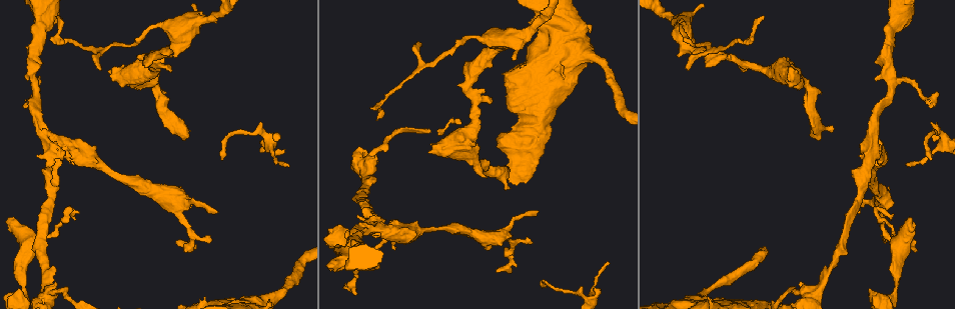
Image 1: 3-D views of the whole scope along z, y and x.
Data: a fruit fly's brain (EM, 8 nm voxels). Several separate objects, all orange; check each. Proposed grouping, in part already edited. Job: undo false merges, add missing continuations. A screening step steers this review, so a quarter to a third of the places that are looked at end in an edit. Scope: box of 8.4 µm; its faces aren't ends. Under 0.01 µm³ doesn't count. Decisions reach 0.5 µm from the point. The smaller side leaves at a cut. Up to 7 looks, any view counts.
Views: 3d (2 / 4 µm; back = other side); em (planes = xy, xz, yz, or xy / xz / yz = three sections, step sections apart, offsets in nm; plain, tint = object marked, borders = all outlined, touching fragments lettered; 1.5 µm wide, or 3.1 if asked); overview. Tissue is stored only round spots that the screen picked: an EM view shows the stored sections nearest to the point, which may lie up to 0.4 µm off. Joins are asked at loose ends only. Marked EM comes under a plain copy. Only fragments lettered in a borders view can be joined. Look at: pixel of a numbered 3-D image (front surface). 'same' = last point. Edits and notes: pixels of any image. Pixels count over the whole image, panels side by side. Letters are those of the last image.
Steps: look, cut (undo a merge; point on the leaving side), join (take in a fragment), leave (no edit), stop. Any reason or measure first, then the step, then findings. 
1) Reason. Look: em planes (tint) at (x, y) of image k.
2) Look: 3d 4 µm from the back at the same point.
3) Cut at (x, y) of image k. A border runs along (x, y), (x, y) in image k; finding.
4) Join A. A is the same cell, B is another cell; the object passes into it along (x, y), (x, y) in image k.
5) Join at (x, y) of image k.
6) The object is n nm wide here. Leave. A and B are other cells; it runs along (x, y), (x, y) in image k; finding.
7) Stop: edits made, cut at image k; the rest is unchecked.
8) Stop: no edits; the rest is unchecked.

Free end. Look: 3d 4 µm at (905, 164) of image 1.

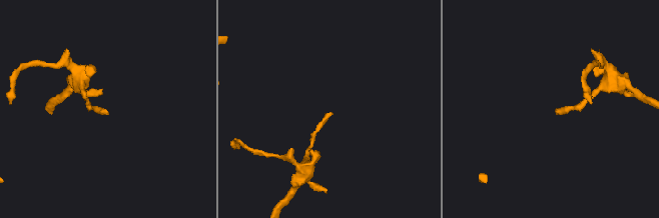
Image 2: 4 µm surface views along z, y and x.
Now the EM. Look: em planes (borders) at (330, 112) of image 2.

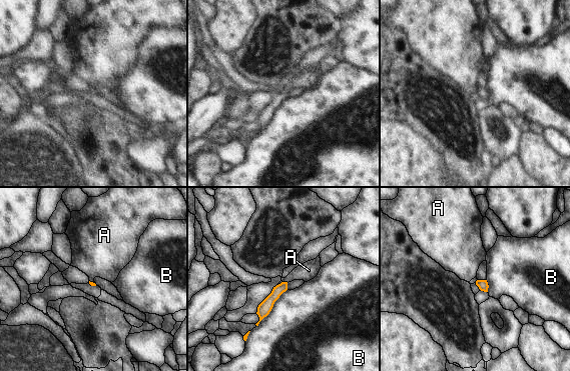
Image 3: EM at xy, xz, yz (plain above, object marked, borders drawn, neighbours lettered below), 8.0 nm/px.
Leave. A and B are other cells; it runs along (284, 284), (269, 300), (261, 315) in image 3; no lettered fragment goes on from it.

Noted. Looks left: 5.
Look: em yz step 4 (borders) at (795, 71) of image 1.

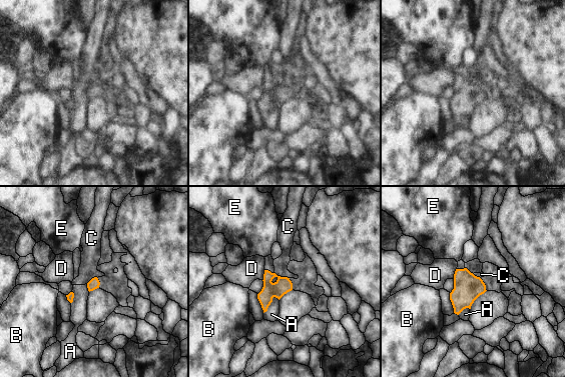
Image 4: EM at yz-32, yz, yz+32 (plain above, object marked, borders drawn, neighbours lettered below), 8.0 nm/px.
Look: em planes (borders) at the same point.

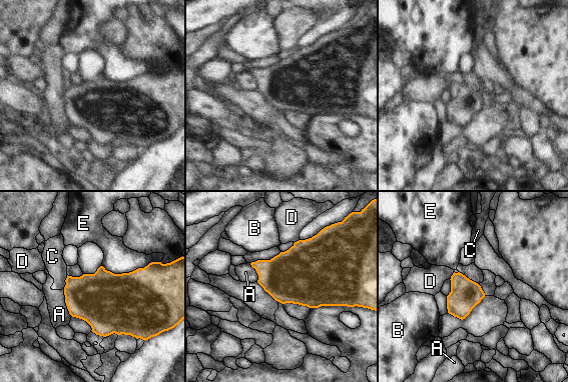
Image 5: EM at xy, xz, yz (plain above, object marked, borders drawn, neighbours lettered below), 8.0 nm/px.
Leave. A, B, C, D and E are other cells; a border runs along (153, 261), (121, 273), (101, 266) in image 5; no lettered fragment goes on from it.

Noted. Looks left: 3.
Branch stops here. Look: em planes (borders) at (492, 99) of image 1.

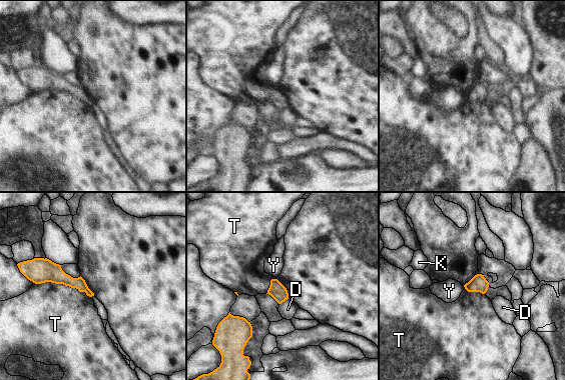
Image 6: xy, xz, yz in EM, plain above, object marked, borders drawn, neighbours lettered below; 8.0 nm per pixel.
Leave. D, K, T and Y are other cells; a border runs along (33, 282), (62, 283), (90, 297) in image 6; no lettered fragment goes on from it.

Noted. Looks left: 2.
Stop: no edits; the rest is unchecked.

